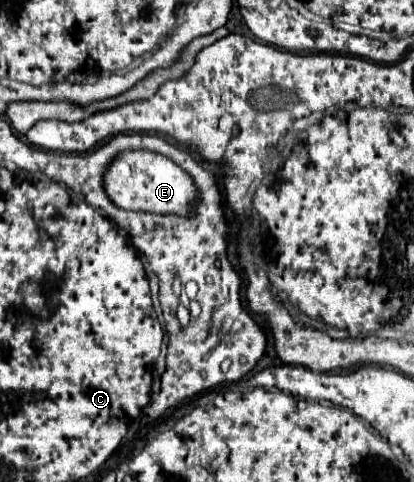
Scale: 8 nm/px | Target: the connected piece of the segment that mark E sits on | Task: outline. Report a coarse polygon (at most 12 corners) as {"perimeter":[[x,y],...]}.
{"perimeter":[[128,151],[106,171],[114,205],[188,215],[190,175],[150,151]]}

